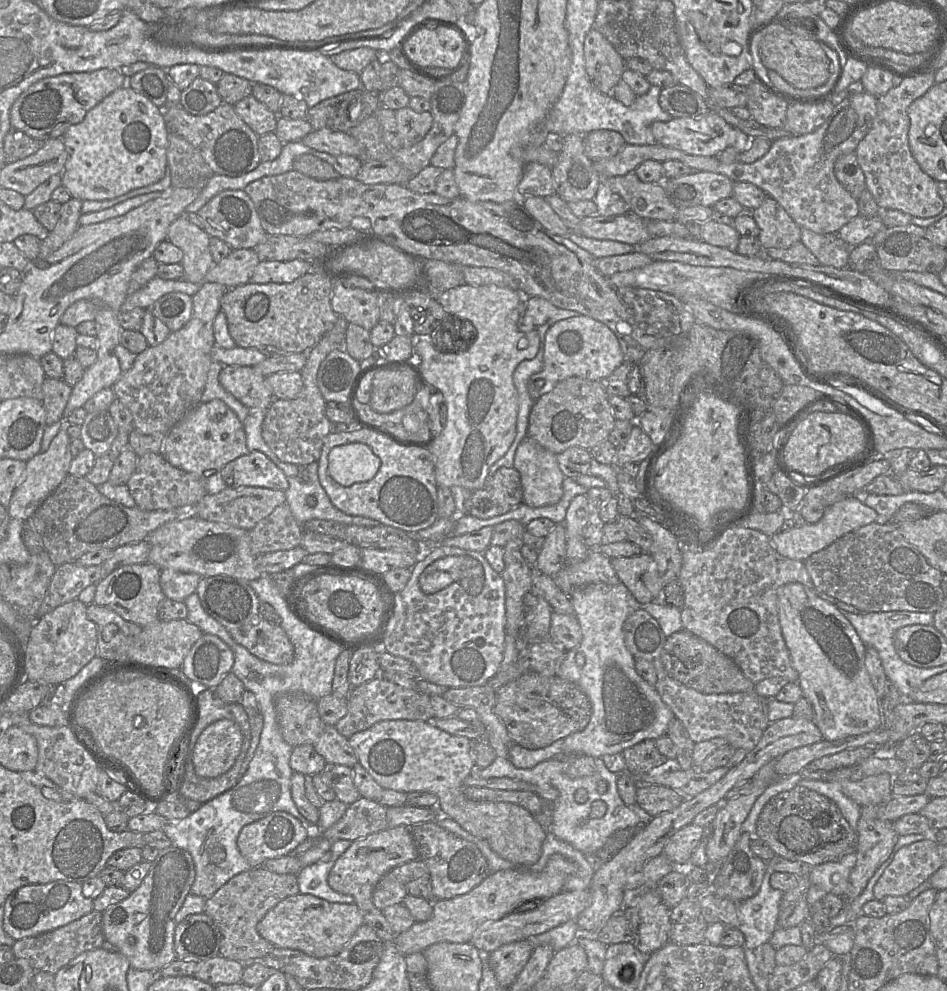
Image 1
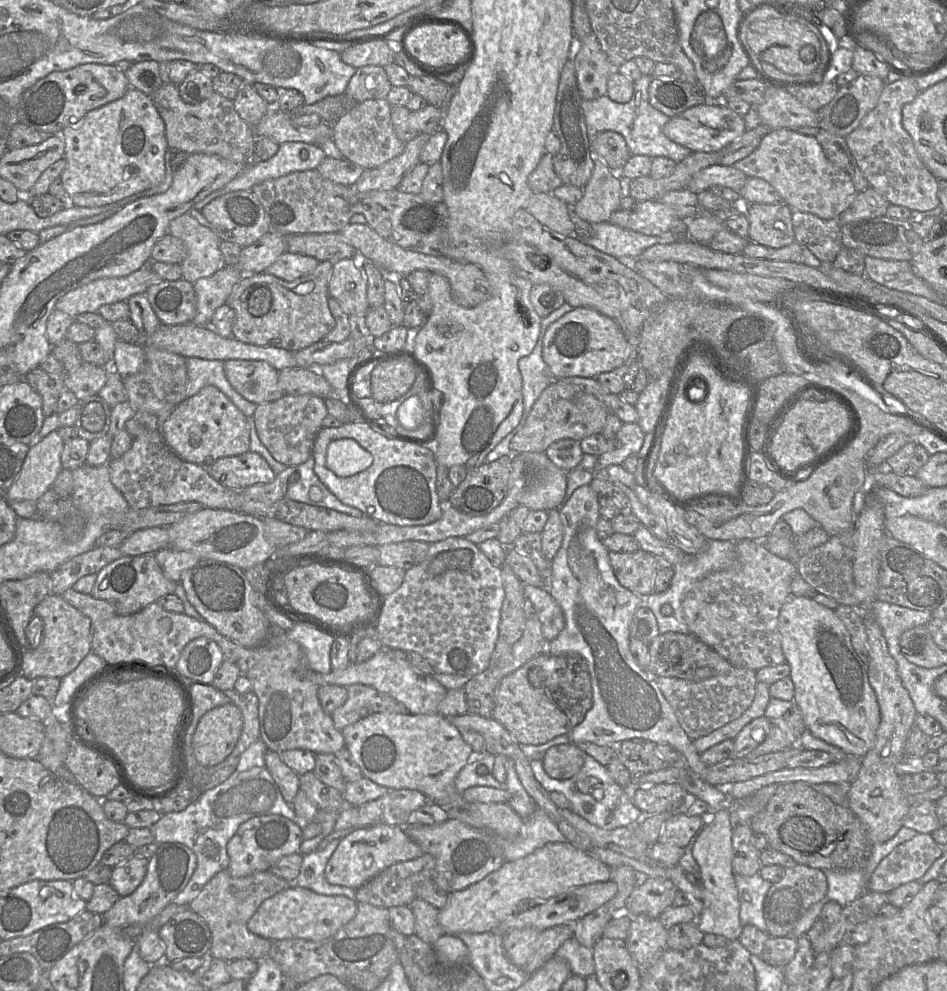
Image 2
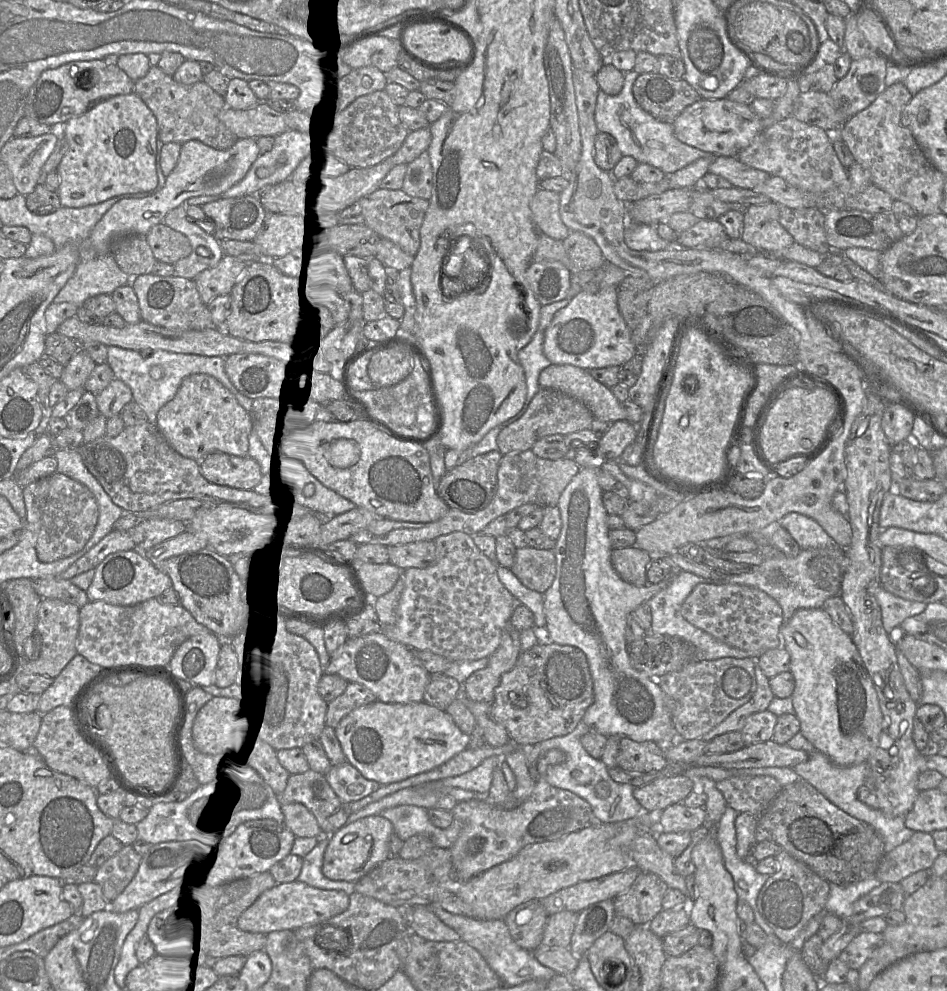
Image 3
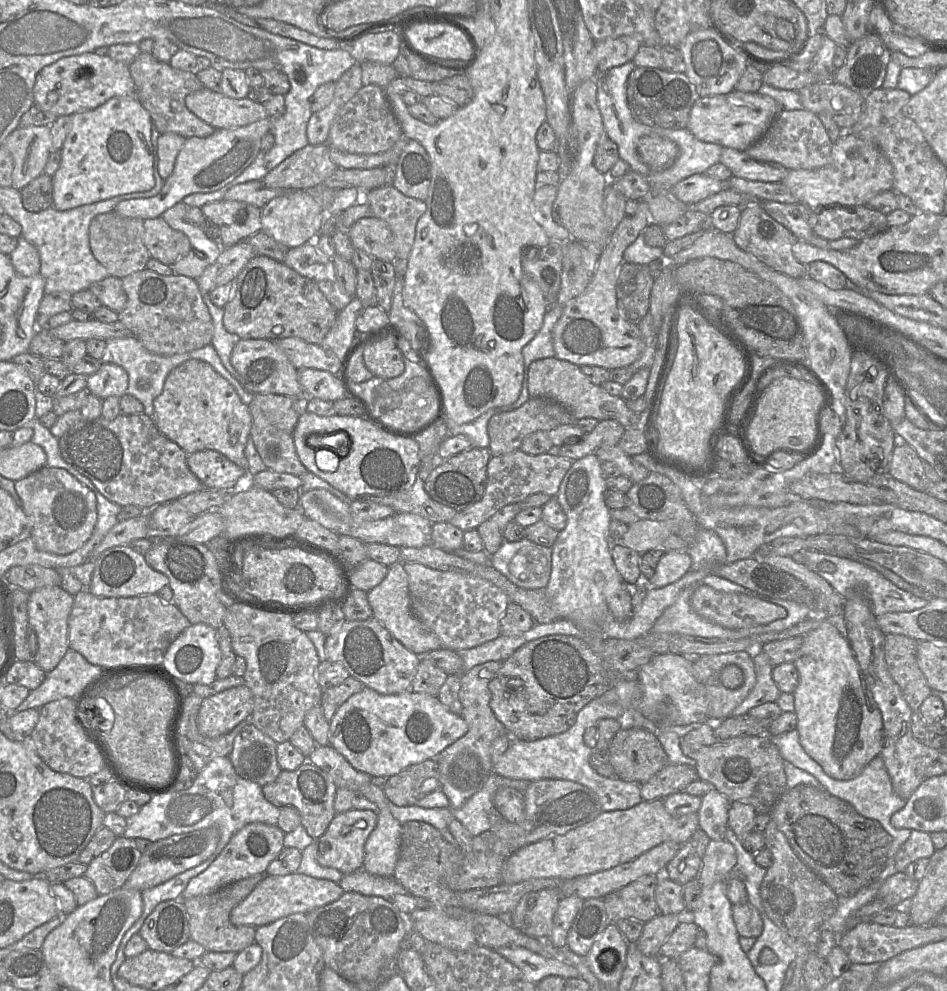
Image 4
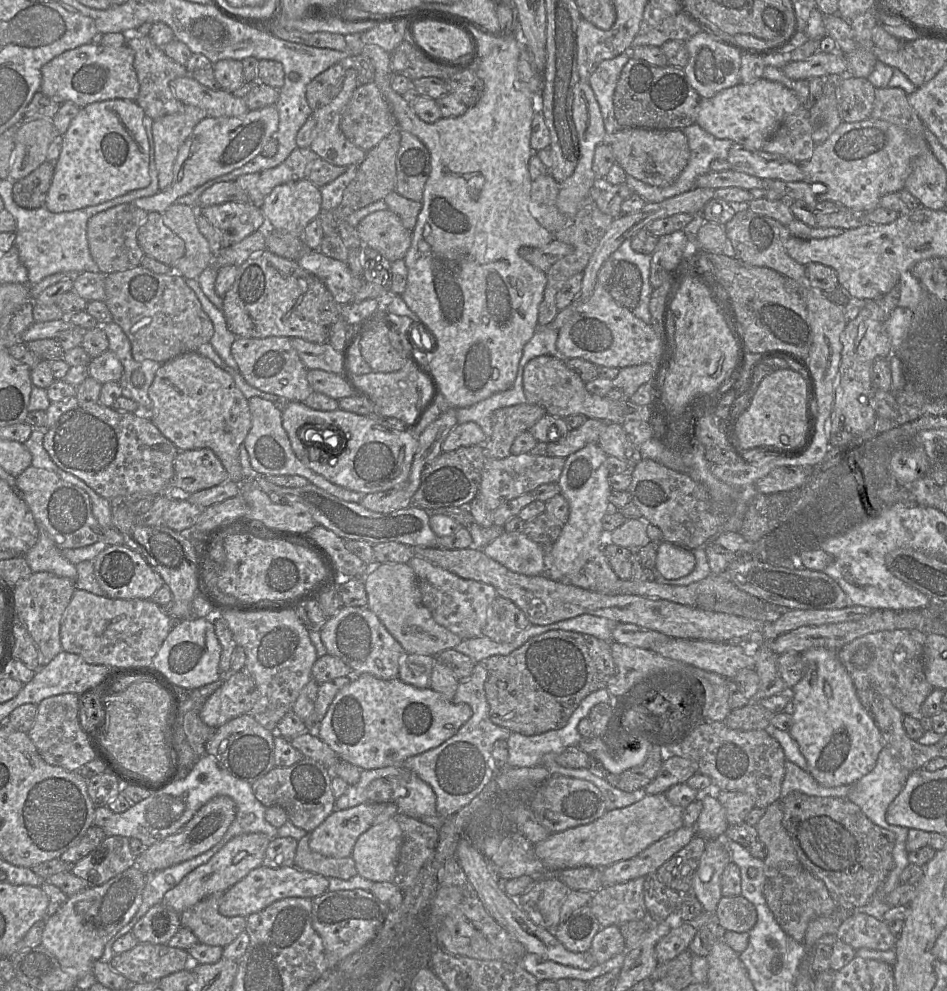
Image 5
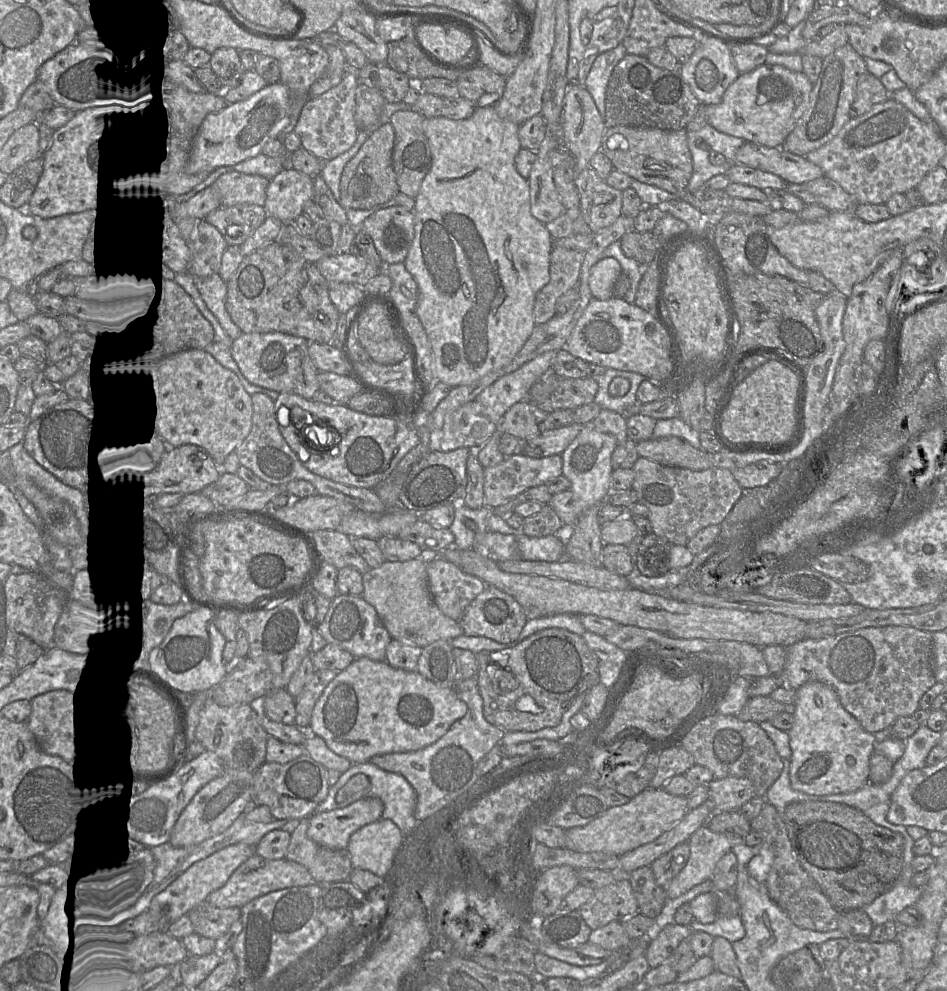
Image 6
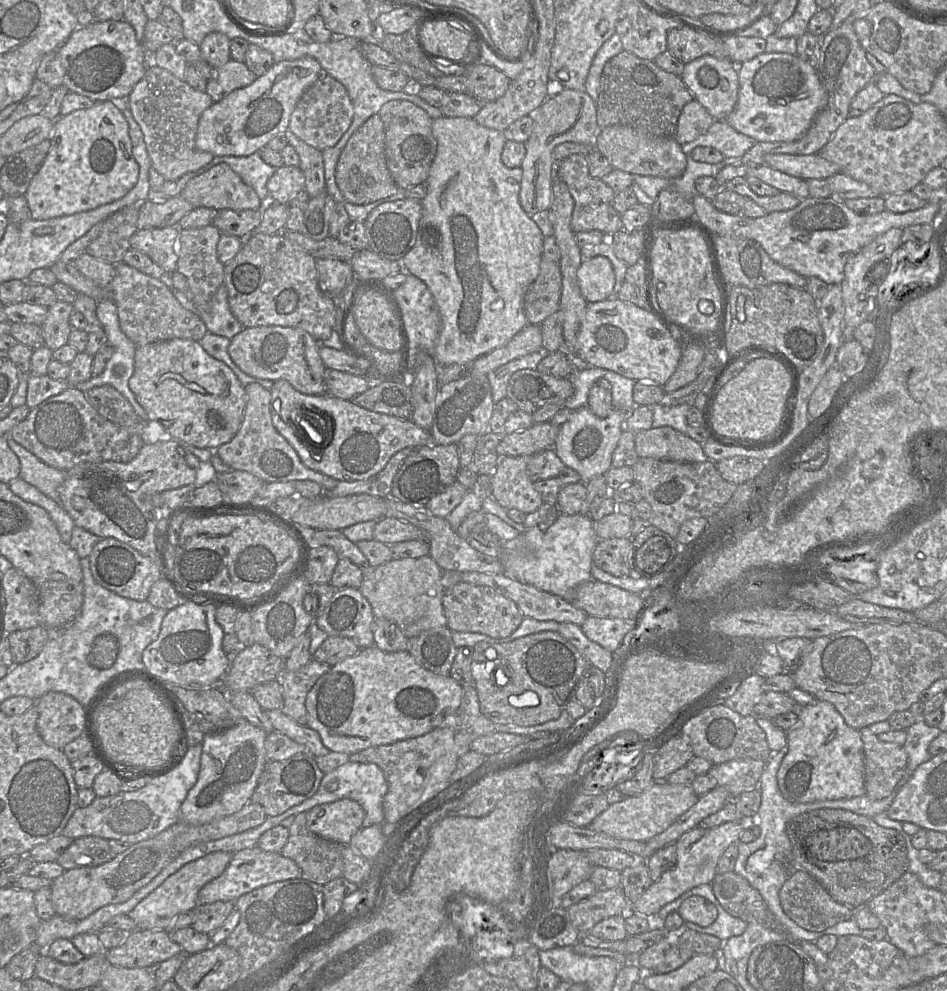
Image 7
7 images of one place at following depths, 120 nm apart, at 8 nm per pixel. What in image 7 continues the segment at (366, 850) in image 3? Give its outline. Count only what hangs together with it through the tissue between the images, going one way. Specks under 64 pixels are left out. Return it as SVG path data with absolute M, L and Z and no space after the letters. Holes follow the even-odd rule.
M344 798L310 809L307 828L322 838L349 845L353 835L362 828L364 818L363 807L355 800Z

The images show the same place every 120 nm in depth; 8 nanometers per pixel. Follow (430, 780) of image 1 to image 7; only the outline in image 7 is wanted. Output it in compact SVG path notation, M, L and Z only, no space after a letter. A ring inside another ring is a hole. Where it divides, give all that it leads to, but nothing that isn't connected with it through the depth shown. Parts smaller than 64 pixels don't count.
M372 645L370 647L360 649L356 655L348 657L331 666L329 671L323 674L316 681L306 697L305 706L308 715L307 726L319 733L323 744L330 751L351 755L369 747L392 744L400 740L422 736L432 731L442 723L443 719L447 715L458 709L461 704L462 694L463 686L455 681L450 675L436 674L424 668L415 660L409 651L386 652L378 648L376 645Z

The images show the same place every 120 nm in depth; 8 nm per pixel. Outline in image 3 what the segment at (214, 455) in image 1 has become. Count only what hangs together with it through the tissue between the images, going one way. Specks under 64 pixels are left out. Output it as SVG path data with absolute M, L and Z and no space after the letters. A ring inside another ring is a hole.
M207 374L186 377L175 397L159 410L156 425L175 451L197 462L215 452L237 457L248 456L249 435L252 430L250 413L227 388Z

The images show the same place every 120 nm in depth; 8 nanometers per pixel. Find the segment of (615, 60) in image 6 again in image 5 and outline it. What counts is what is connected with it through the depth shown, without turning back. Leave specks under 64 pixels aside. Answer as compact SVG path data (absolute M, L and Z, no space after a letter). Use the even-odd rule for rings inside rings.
M629 48L613 59L602 61L588 80L600 106L608 137L623 129L614 116L613 96L621 71L630 58L632 49Z

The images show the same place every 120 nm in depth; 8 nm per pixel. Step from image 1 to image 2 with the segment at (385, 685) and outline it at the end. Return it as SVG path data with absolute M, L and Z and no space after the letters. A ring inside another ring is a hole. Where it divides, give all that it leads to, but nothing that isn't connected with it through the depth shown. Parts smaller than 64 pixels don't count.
M351 684L347 686L347 693L346 702L330 714L340 731L374 713L410 713L404 704L368 685Z

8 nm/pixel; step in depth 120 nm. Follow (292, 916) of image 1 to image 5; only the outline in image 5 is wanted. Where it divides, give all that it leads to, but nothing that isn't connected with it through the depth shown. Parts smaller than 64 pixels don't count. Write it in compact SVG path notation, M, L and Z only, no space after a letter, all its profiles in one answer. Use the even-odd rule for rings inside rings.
M263 865L250 871L247 876L227 889L221 896L219 912L226 917L247 917L259 912L270 904L289 897L313 899L329 891L328 879L320 874L295 866L269 868Z

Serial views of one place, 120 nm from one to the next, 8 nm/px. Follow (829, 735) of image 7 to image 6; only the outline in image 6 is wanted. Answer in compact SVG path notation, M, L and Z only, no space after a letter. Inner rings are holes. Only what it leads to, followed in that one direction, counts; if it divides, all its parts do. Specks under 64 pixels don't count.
M808 681L807 683L803 684L798 689L796 689L796 698L794 704L795 704L795 712L793 714L794 723L791 729L788 731L790 747L792 751L792 755L790 758L790 772L789 772L789 778L792 788L797 791L804 792L810 795L830 795L830 794L842 794L847 792L853 792L860 789L866 783L868 783L869 771L870 771L870 758L875 750L875 744L877 741L875 740L873 733L867 732L858 722L858 720L848 711L845 710L835 690L822 682Z

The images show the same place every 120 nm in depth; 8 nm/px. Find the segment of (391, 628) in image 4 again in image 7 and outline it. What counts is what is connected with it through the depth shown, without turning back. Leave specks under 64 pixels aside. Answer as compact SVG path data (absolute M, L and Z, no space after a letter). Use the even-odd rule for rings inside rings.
M430 556L391 559L377 566L371 577L365 577L360 591L372 606L374 617L395 622L405 636L415 637L425 630L446 627L442 598L443 570Z

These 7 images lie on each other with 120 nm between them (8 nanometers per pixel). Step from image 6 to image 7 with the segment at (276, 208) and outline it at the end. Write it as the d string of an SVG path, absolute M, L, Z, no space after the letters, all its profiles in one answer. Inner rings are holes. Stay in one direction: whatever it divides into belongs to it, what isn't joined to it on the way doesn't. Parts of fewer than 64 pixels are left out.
M283 165L268 180L267 190L271 201L288 204L298 192L305 190L305 176L299 167Z

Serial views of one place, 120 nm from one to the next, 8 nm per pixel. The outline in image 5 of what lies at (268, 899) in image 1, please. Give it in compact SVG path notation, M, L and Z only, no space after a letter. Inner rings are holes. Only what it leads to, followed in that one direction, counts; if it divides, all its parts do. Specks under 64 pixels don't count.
M213 894L180 914L181 925L188 928L198 938L200 943L225 947L233 942L246 929L246 917L226 917L219 912L222 894Z

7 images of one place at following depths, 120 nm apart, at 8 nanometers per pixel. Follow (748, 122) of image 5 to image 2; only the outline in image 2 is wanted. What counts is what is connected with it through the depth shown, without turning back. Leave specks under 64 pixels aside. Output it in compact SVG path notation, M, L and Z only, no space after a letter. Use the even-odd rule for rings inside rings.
M724 102L704 103L670 118L663 133L671 141L693 153L719 152L746 131L744 118L732 111Z

